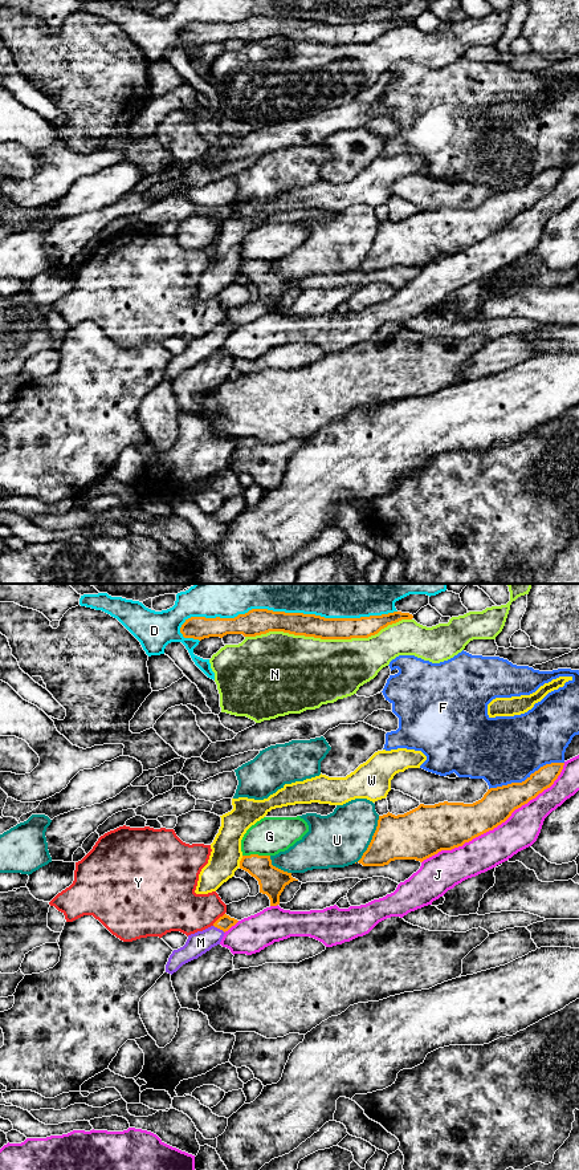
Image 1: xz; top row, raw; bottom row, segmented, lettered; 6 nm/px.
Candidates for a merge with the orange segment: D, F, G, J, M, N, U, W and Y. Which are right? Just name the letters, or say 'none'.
M

